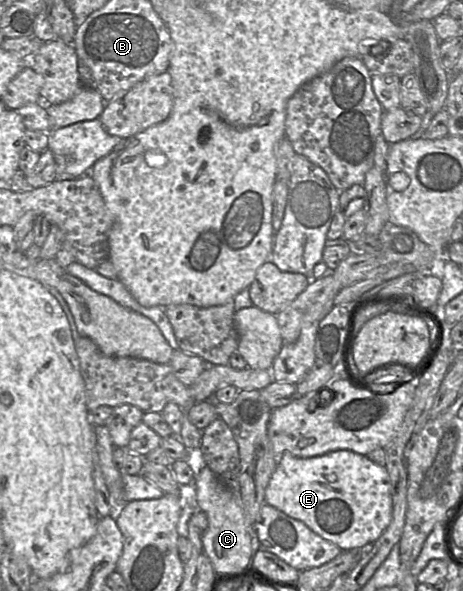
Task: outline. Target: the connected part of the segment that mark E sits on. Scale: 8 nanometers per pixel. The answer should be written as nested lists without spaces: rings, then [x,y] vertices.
[[[351,450],[299,458],[285,452],[265,490],[265,503],[302,521],[322,538],[342,550],[365,550],[392,519],[392,495],[388,471]]]

